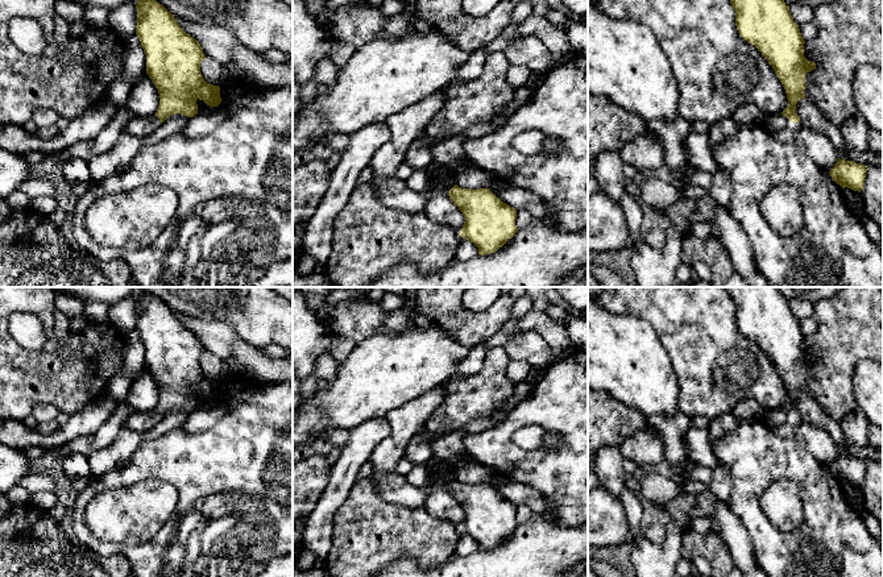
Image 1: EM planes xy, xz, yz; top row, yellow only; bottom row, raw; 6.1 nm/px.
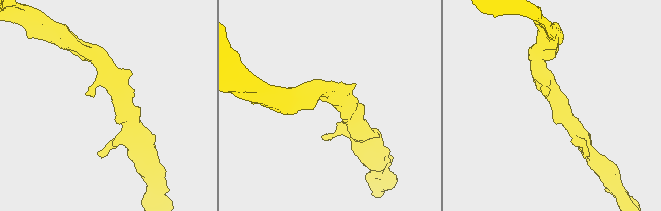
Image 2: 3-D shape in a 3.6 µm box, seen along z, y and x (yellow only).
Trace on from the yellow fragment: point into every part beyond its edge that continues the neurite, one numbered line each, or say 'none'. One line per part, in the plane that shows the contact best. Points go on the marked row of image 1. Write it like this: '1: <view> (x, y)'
1: yz (776, 123)

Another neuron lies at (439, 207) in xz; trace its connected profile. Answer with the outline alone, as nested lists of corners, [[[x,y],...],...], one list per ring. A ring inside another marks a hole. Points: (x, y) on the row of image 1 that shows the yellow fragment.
[[[442,182],[428,184],[423,192],[427,198],[424,213],[442,225],[449,227],[460,233],[464,225],[464,215],[448,196],[448,188]]]

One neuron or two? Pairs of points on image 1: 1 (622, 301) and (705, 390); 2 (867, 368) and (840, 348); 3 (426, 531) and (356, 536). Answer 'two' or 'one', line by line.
1: one
2: two
3: one

